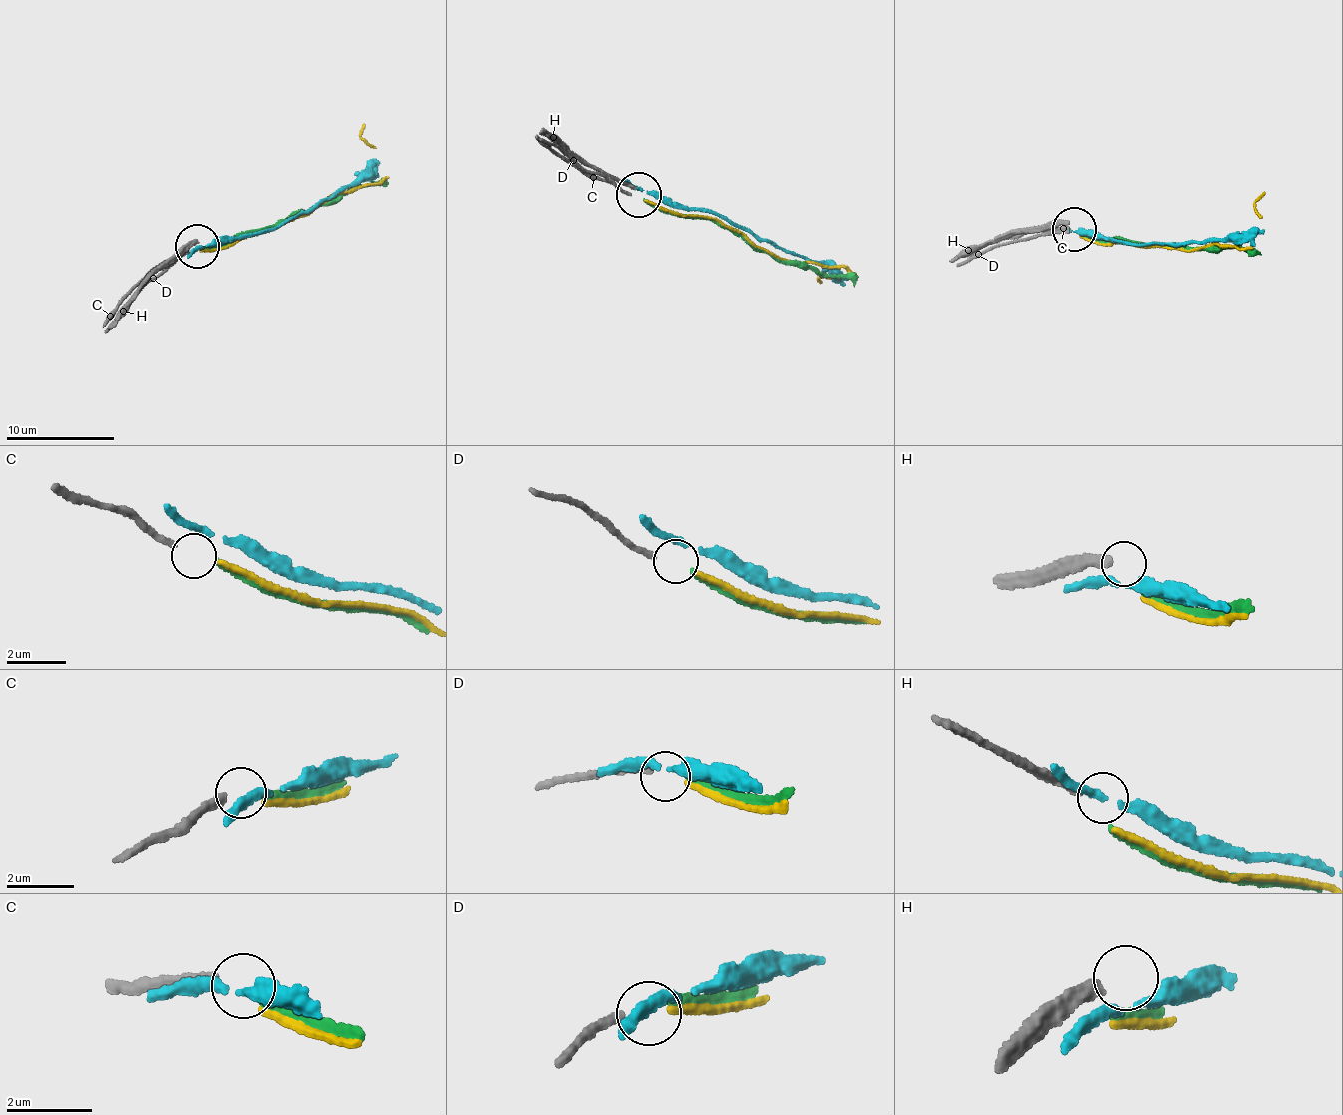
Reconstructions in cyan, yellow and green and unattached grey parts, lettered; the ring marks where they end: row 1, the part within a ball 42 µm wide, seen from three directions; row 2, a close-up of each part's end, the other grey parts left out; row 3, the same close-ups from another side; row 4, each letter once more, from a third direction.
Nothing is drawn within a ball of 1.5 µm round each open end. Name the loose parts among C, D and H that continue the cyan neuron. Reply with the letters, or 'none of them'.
none of them

